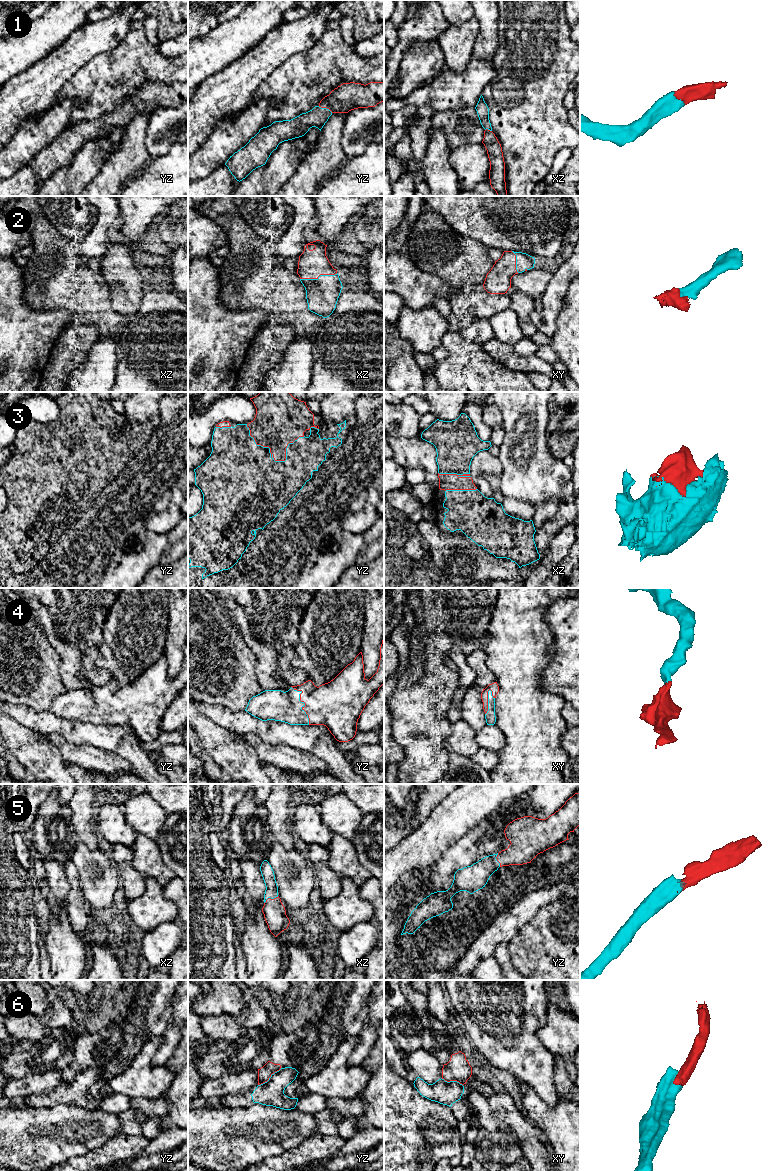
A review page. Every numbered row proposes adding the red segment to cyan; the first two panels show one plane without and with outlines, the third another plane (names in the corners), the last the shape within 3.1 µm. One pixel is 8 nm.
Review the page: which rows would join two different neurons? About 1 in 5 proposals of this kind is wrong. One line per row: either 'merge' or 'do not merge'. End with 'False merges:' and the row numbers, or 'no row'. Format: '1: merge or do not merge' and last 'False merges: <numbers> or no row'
1: merge
2: merge
3: merge
4: merge
5: merge
6: do not merge
False merges: 6

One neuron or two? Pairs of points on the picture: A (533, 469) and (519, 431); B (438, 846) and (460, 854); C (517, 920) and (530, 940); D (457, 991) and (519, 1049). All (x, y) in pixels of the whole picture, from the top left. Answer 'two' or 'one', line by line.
A: one
B: two
C: two
D: one

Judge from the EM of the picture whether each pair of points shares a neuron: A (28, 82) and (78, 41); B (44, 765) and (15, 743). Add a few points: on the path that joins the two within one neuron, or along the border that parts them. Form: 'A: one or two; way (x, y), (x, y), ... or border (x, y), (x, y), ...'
A: one; way (40, 79), (66, 53)
B: one; way (37, 758), (22, 743)

